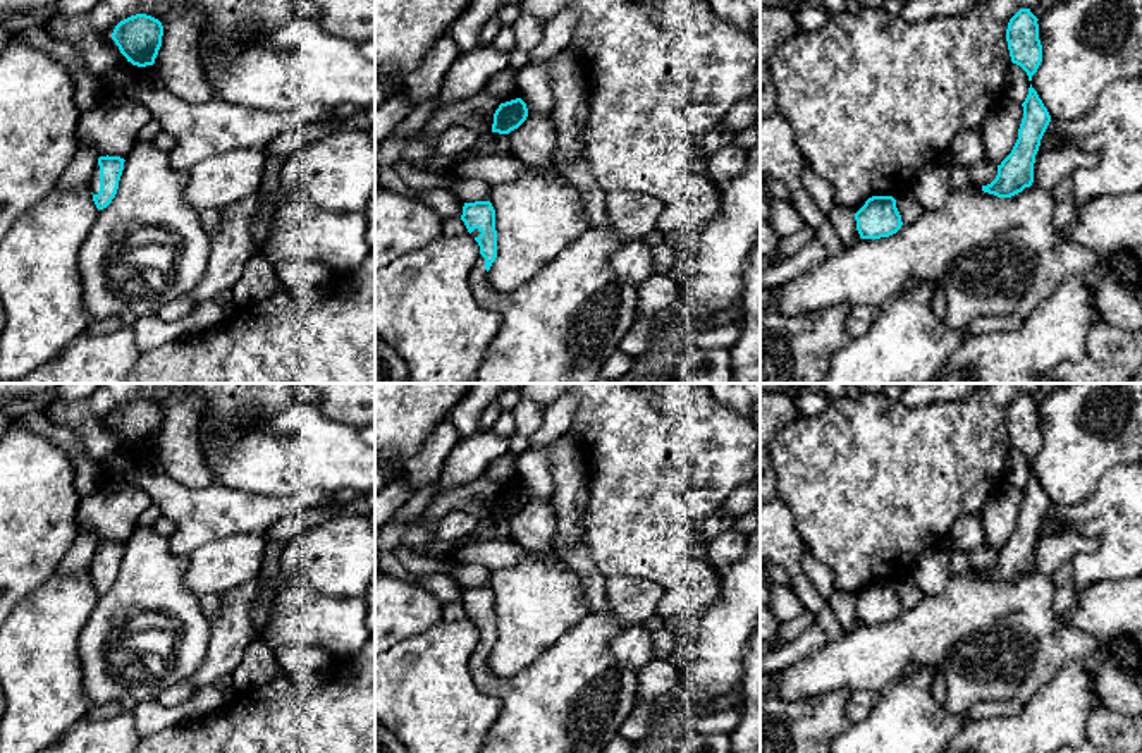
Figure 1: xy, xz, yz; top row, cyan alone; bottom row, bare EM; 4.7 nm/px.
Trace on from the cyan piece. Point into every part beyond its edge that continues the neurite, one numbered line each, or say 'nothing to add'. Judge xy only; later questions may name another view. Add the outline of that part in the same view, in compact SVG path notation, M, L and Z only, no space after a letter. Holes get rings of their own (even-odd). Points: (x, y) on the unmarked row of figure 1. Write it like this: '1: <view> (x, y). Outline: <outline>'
1: xy (95, 563). Outline: M98 548L93 554L89 574L91 574L93 579L98 579L98 576L100 576L100 550Z

